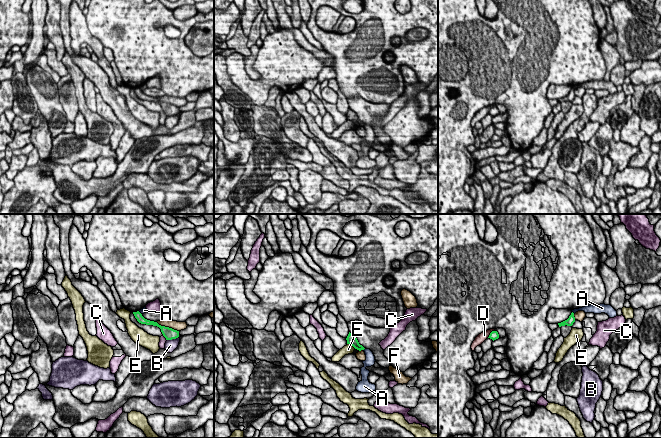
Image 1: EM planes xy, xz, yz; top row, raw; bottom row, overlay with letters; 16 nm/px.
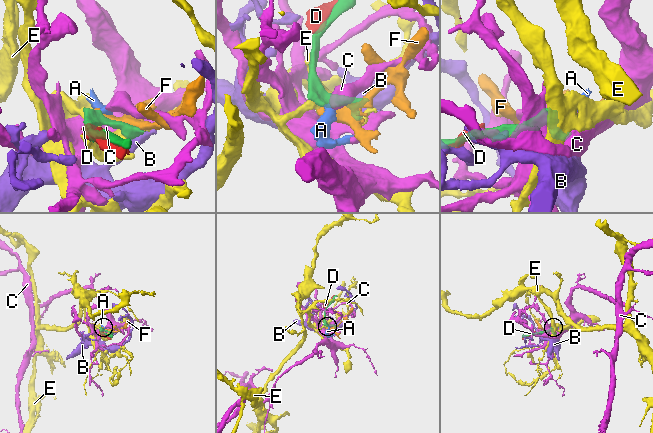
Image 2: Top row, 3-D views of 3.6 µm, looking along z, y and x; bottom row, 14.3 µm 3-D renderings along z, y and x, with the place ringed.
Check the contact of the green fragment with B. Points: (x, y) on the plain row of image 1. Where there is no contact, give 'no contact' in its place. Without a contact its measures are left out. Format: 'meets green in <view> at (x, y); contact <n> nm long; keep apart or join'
meets green in xy at (172, 114); contact 180 nm long; keep apart

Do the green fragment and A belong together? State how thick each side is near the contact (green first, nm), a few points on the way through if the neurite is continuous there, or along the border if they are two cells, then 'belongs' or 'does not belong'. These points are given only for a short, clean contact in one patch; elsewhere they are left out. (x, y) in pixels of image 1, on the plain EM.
120 nm thick on the green side, 90 nm on the other; border along xy (138, 87), (141, 90); does not belong

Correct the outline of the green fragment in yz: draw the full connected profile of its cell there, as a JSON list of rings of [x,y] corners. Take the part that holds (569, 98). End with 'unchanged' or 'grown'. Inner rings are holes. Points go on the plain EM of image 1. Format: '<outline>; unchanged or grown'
[[[572,88],[567,96],[558,99],[559,103],[561,104],[561,111],[564,114],[566,114],[570,110],[574,98],[575,98],[575,93],[574,89]]]; grown

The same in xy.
[[[139,87],[133,88],[133,90],[139,99],[159,103],[166,116],[172,116],[179,113],[179,107],[169,103],[161,102],[157,98],[147,96],[142,92],[142,90]]]; unchanged

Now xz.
[[[317,83],[317,85],[313,89],[313,93],[322,101],[326,111],[331,114],[331,116],[334,119],[334,122],[337,125],[340,126],[347,120],[352,121],[355,125],[357,125],[359,127],[365,125],[362,121],[359,120],[357,114],[354,111],[352,111],[350,108],[346,114],[343,114],[337,109],[336,104],[331,104],[331,103],[325,101],[321,95],[321,90],[322,89],[320,87],[320,83]]]; grown

